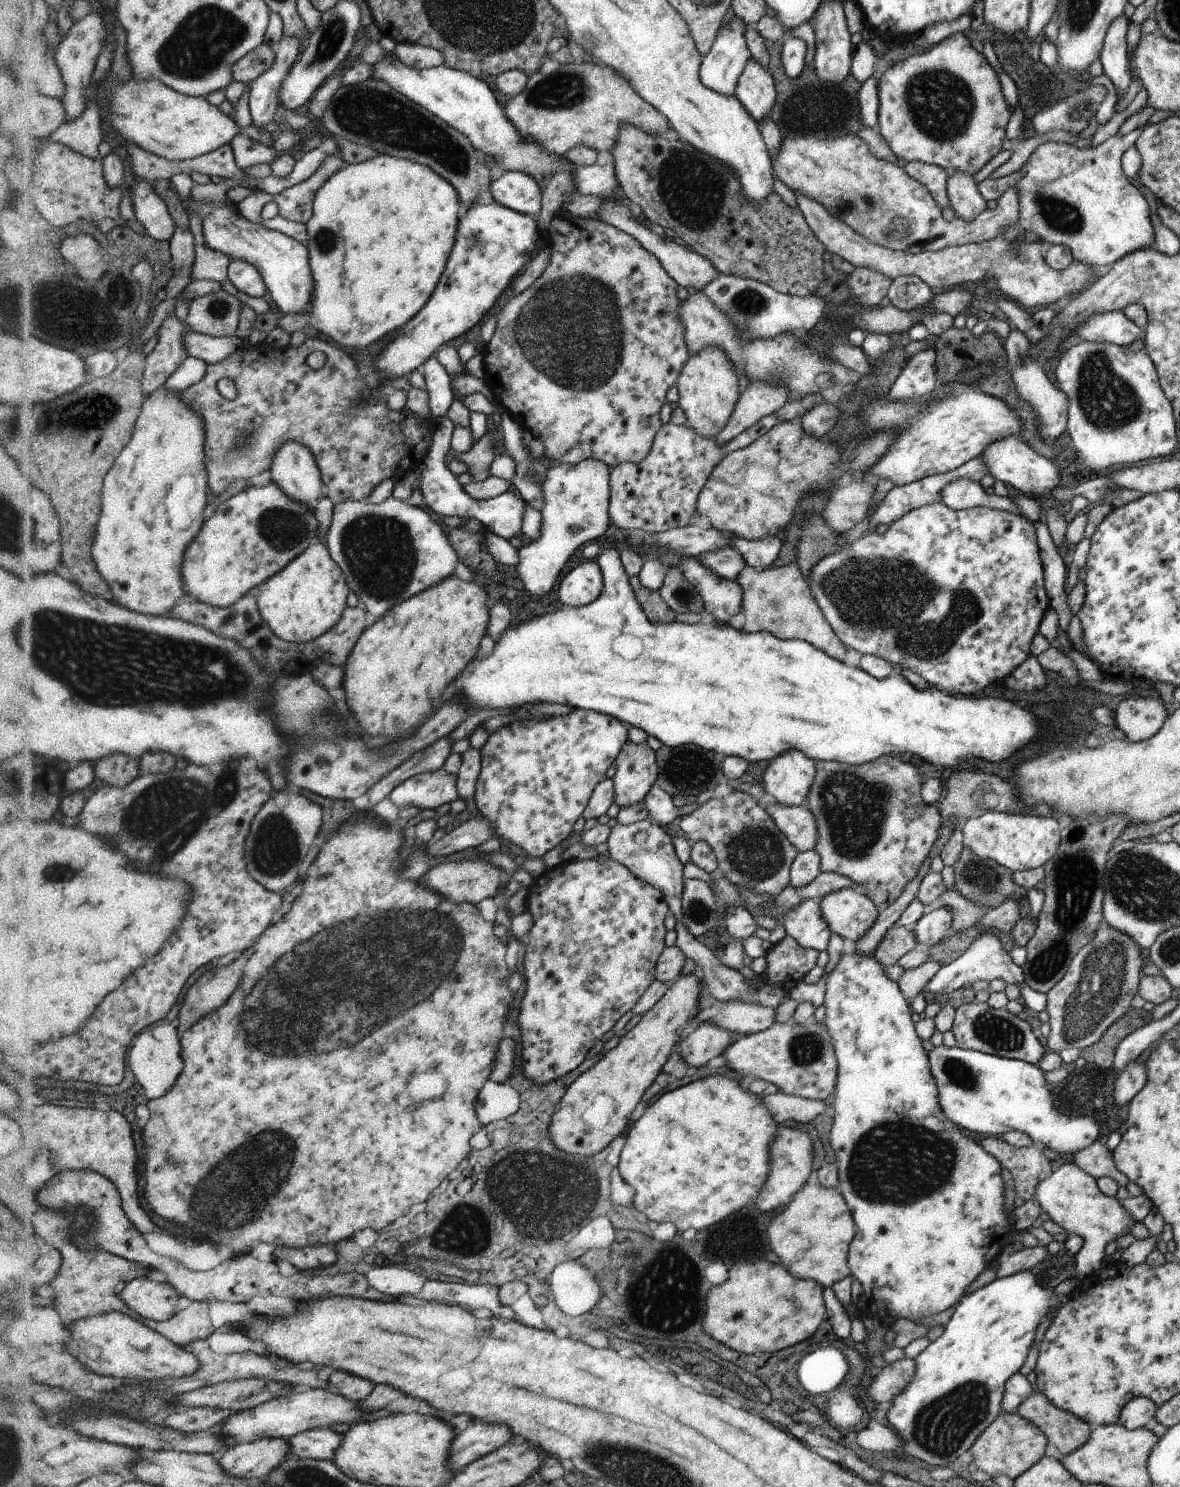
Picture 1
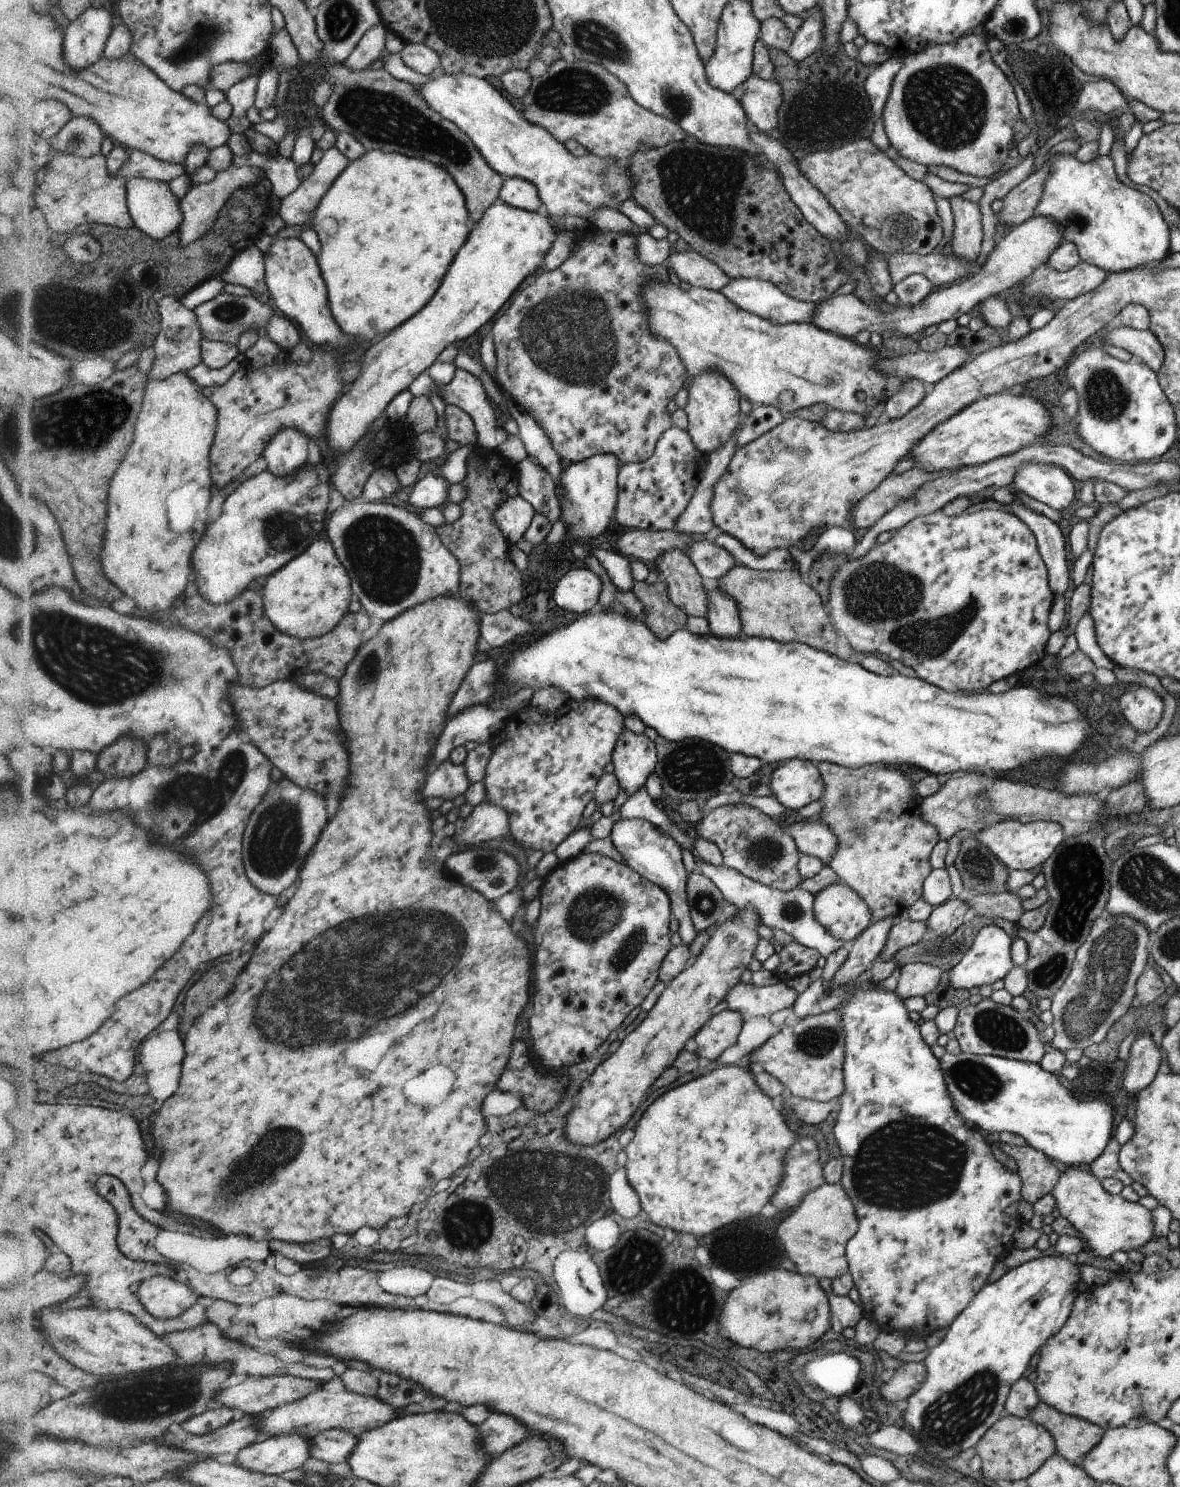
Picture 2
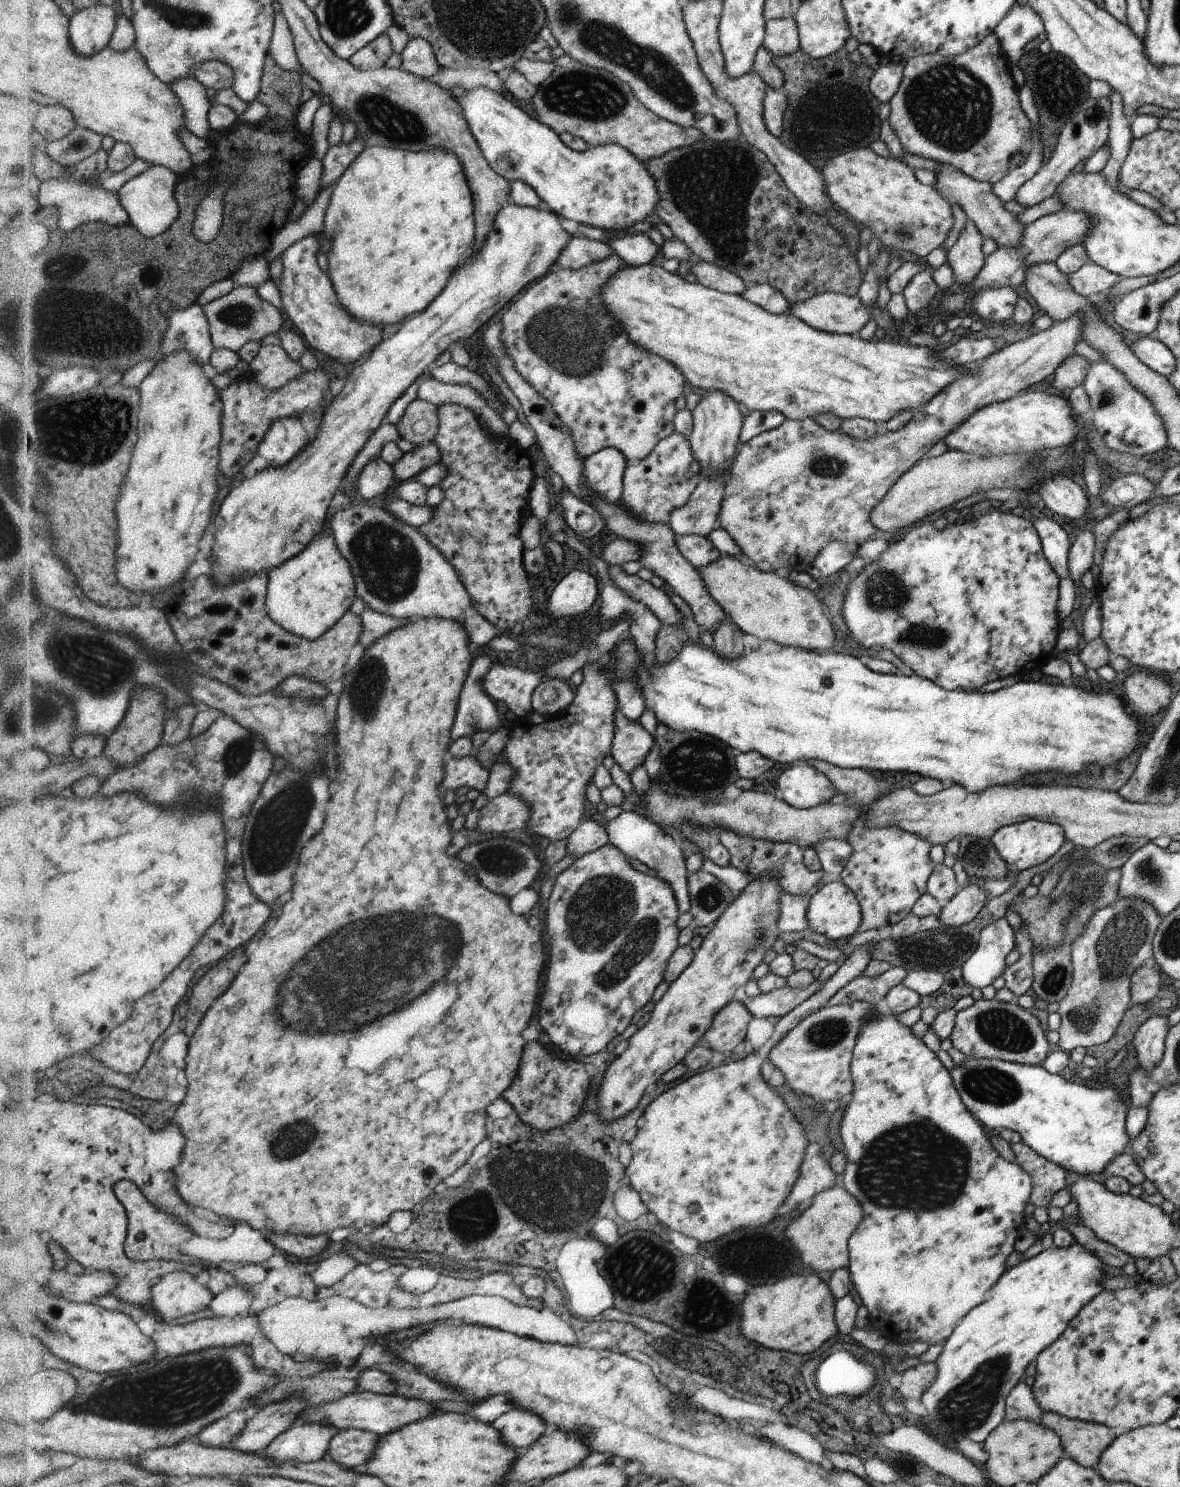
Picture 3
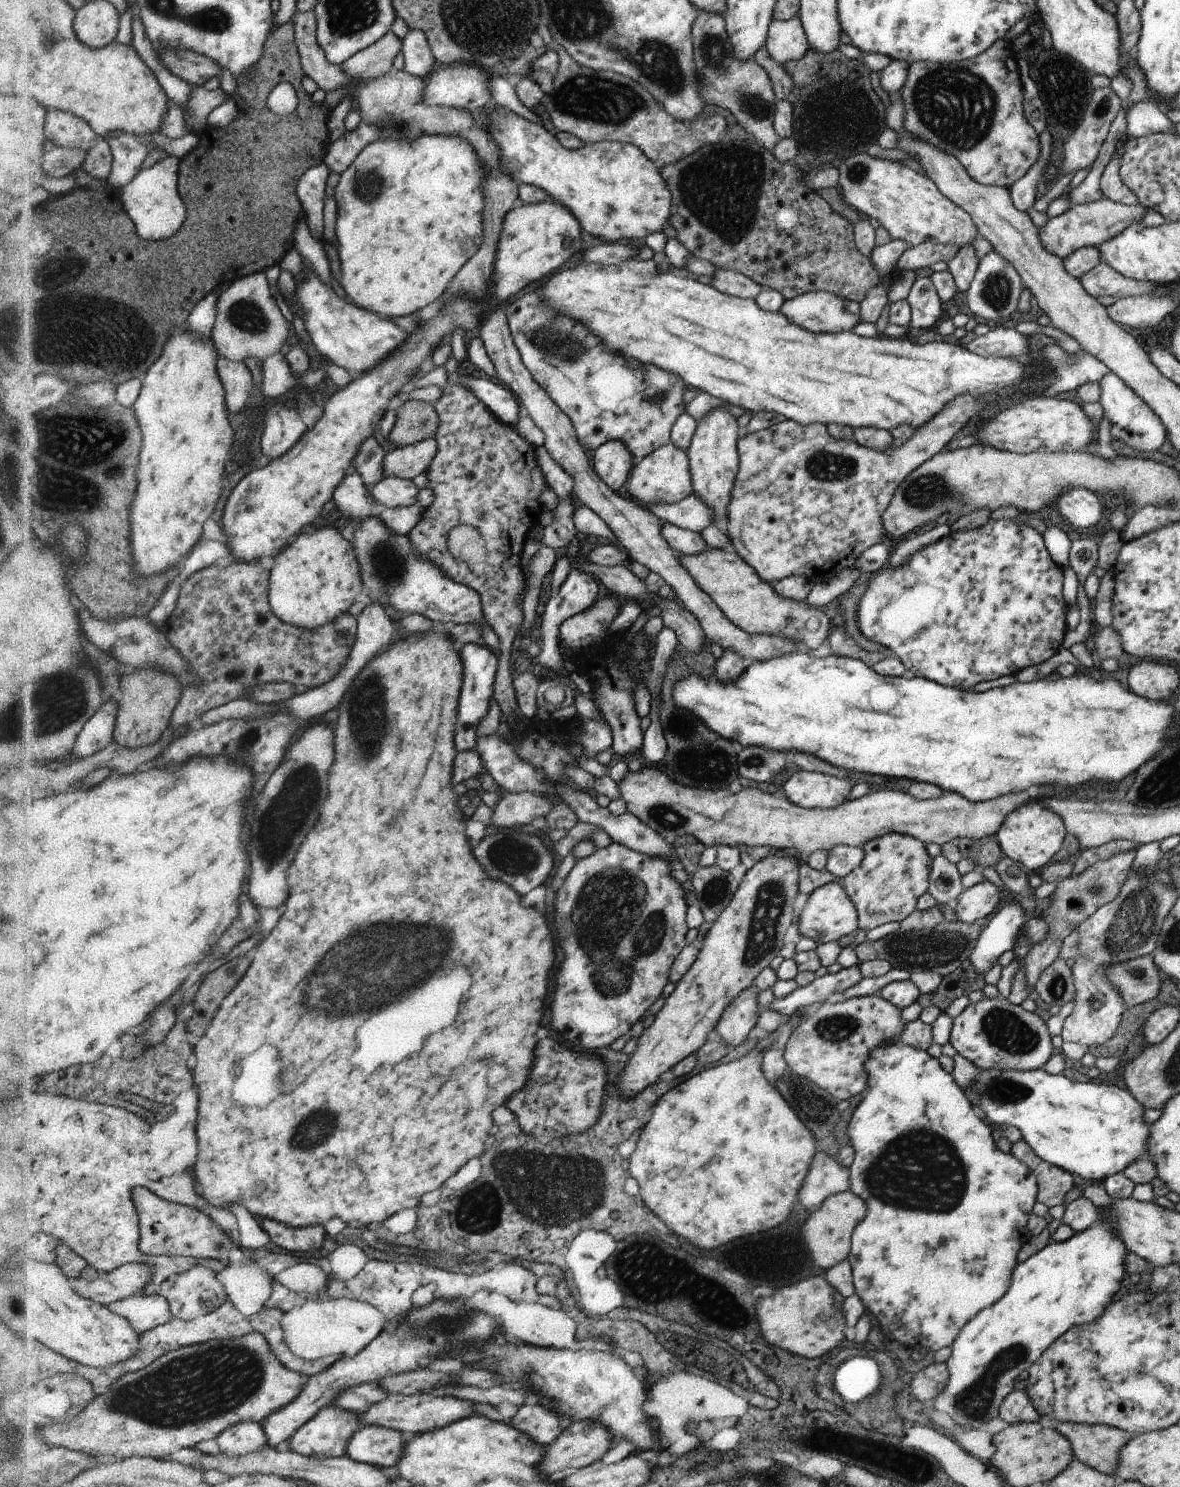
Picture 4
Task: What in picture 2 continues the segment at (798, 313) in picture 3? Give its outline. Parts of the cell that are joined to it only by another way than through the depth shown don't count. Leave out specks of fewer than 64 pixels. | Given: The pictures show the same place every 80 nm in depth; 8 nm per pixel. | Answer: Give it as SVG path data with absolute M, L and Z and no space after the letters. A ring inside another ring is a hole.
M1033 216L1013 229L999 242L996 242L994 250L988 254L982 268L976 269L961 282L939 288L912 308L899 305L885 309L870 308L854 294L832 296L828 300L820 301L812 322L818 329L852 339L858 332L864 330L878 334L888 331L894 332L898 336L903 334L910 337L915 333L922 333L929 326L939 326L940 322L957 320L963 314L971 313L976 305L991 295L1010 293L1016 284L1020 284L1022 280L1026 280L1030 276L1032 270L1036 270L1042 264L1047 264L1052 252L1063 244L1062 226L1058 226L1052 220L1042 218L1042 216Z

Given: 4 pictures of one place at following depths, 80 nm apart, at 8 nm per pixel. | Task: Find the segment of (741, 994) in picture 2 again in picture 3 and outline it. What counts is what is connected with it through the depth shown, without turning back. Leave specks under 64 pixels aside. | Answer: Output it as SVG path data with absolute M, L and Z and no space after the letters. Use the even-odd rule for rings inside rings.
M815 981L804 989L790 988L786 985L770 992L761 992L756 997L746 998L742 1004L746 1006L746 1010L755 1018L770 1016L781 1018L786 1016L790 1010L794 1010L796 1006L800 1006L804 1000L811 998L814 992L822 988L822 982Z

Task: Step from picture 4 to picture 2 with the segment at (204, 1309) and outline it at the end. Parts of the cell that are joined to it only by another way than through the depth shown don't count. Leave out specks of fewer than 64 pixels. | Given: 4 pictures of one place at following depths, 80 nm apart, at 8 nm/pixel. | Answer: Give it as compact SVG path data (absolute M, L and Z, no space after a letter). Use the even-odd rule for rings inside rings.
M158 1276L140 1284L138 1296L150 1314L160 1319L176 1319L203 1300L192 1286L178 1276Z

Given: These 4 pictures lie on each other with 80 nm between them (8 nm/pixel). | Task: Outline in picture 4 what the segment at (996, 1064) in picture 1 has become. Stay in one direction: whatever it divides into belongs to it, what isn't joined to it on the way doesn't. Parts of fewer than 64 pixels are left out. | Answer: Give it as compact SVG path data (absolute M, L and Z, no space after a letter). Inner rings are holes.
M979 1068L979 1076L977 1081L972 1086L981 1094L981 1101L978 1106L980 1113L984 1113L986 1118L994 1124L1000 1126L1016 1127L1022 1133L1024 1141L1032 1148L1032 1151L1045 1162L1058 1166L1060 1169L1071 1174L1078 1174L1082 1178L1088 1180L1105 1180L1114 1174L1122 1173L1122 1170L1129 1169L1138 1158L1143 1158L1146 1155L1146 1150L1149 1150L1150 1139L1150 1124L1144 1122L1144 1107L1128 1090L1118 1088L1114 1085L1094 1084L1094 1082L1075 1082L1072 1078L1065 1078L1062 1075L1050 1075L1043 1069L1024 1070L1024 1071L999 1071L998 1069L989 1069L988 1071Z

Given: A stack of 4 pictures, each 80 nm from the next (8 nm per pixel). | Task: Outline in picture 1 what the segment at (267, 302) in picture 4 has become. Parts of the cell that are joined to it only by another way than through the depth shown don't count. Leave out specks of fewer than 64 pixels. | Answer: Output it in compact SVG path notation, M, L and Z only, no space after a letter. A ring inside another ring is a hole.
M225 290L206 294L193 301L187 321L197 332L214 337L237 336L244 302Z

